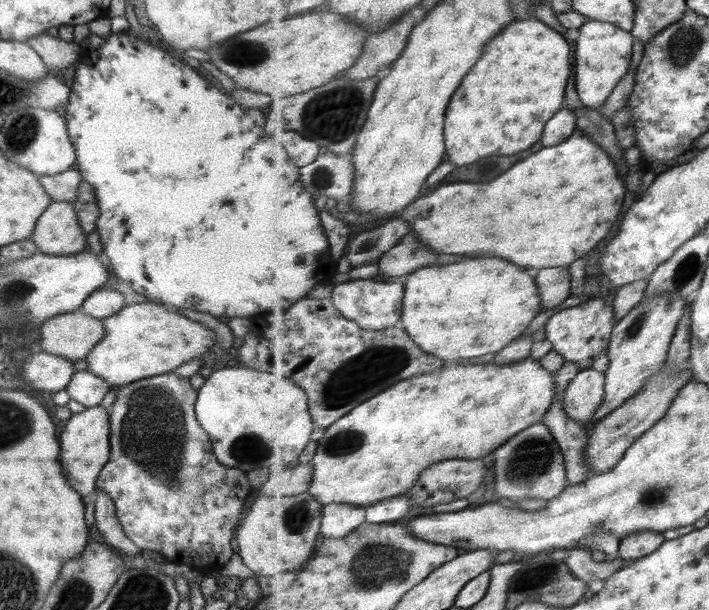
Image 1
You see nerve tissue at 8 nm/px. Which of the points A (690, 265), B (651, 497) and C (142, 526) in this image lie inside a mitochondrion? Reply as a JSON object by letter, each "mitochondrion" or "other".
{"A":"mitochondrion","B":"mitochondrion","C":"other"}

